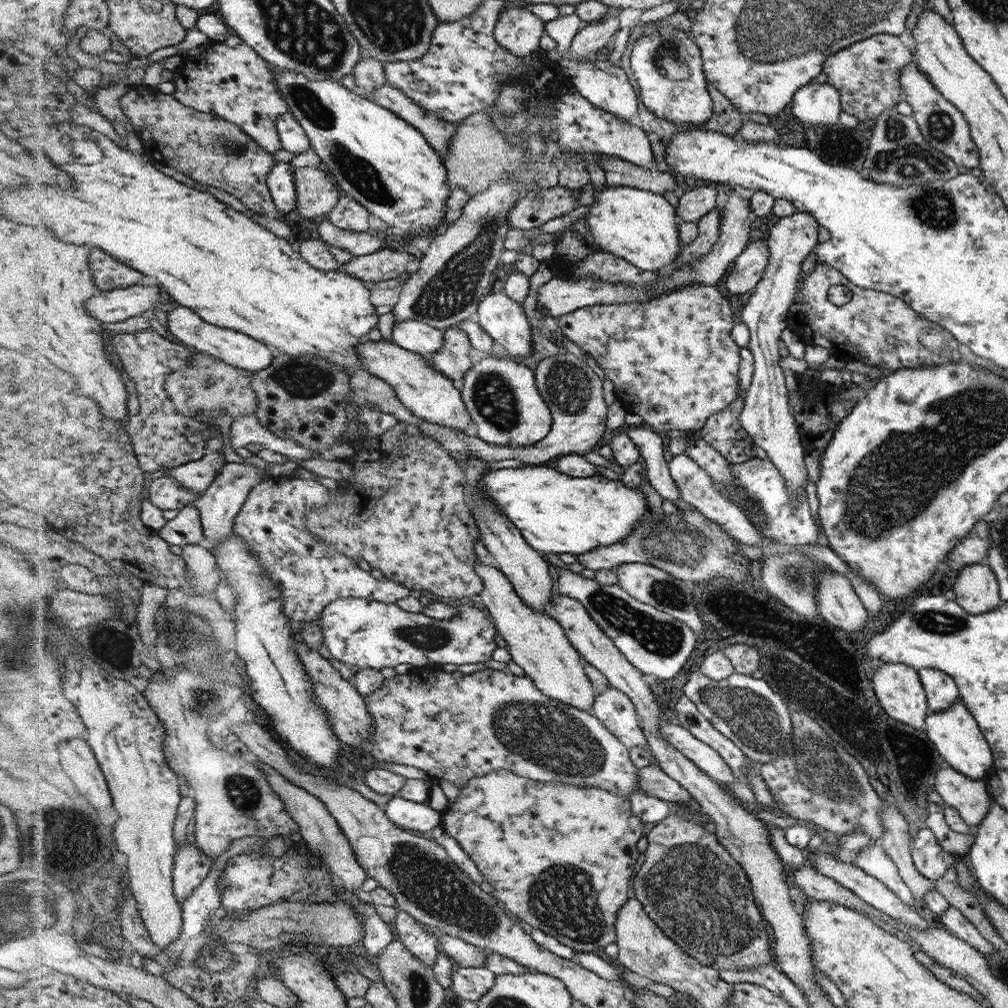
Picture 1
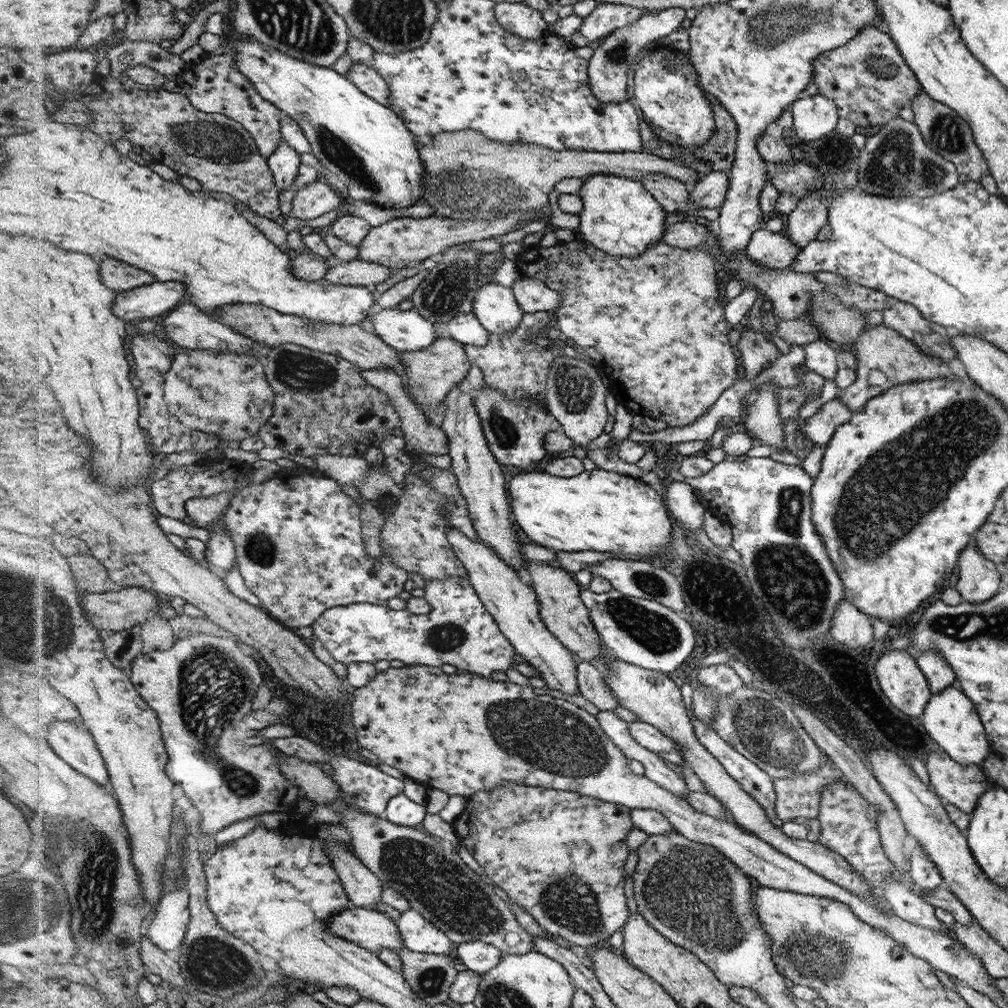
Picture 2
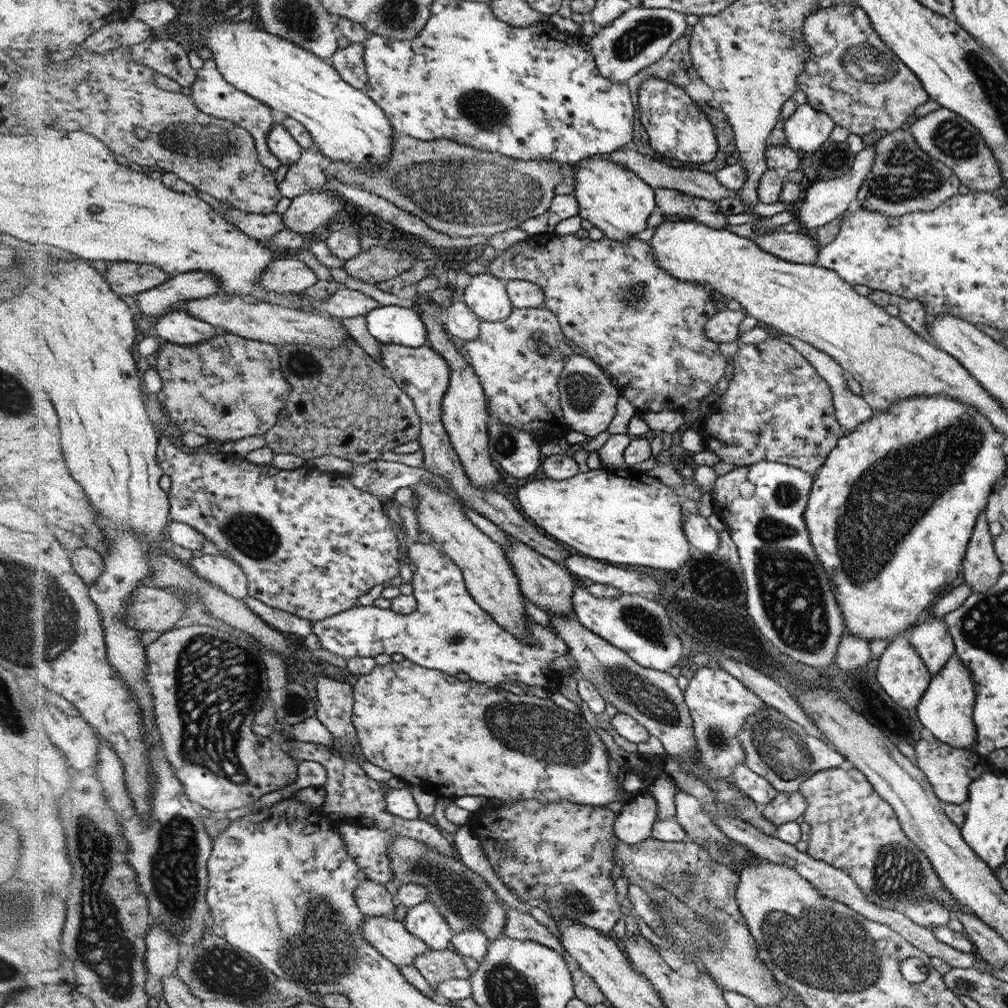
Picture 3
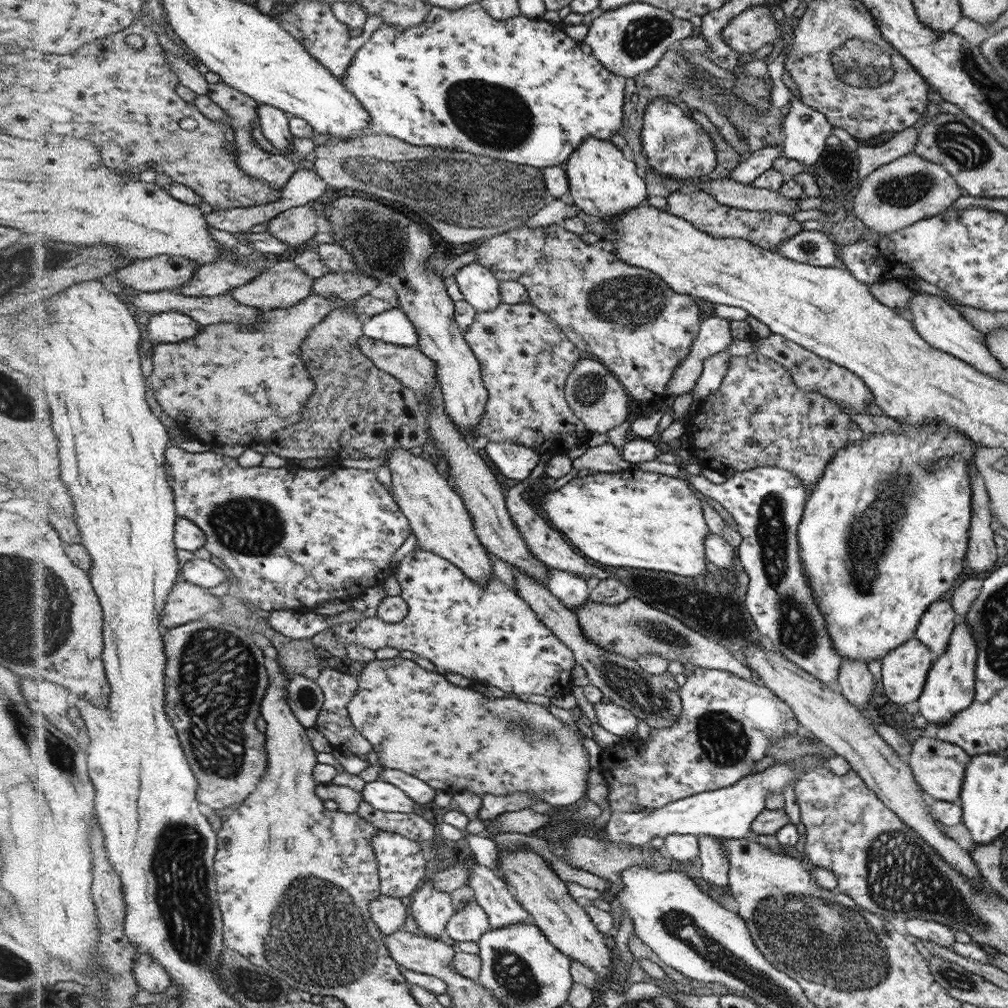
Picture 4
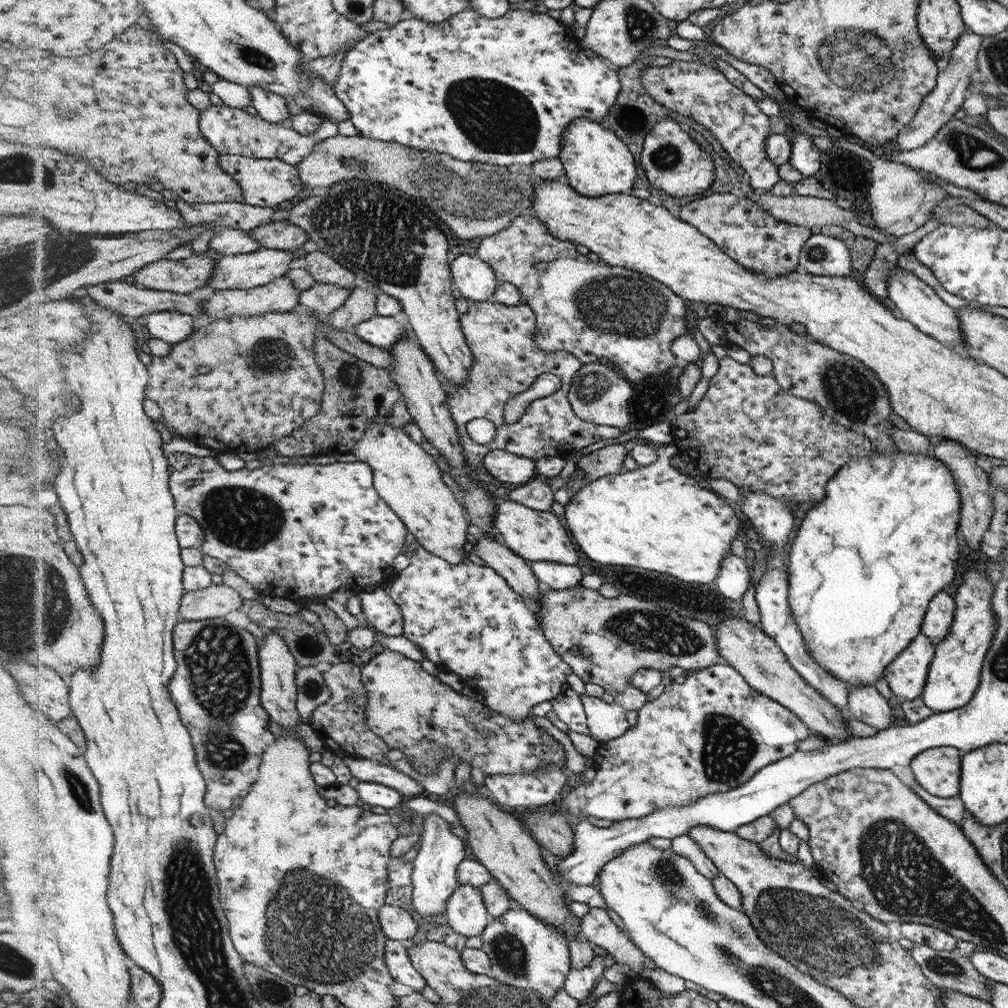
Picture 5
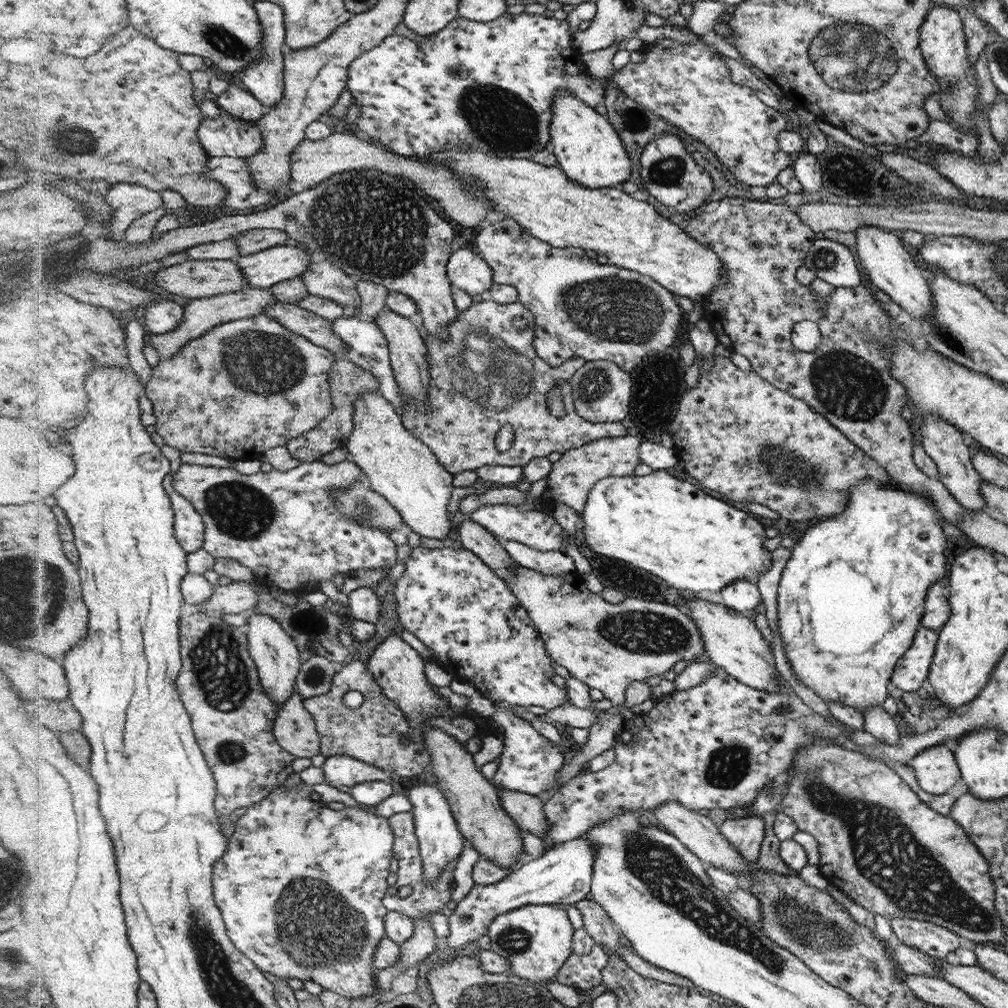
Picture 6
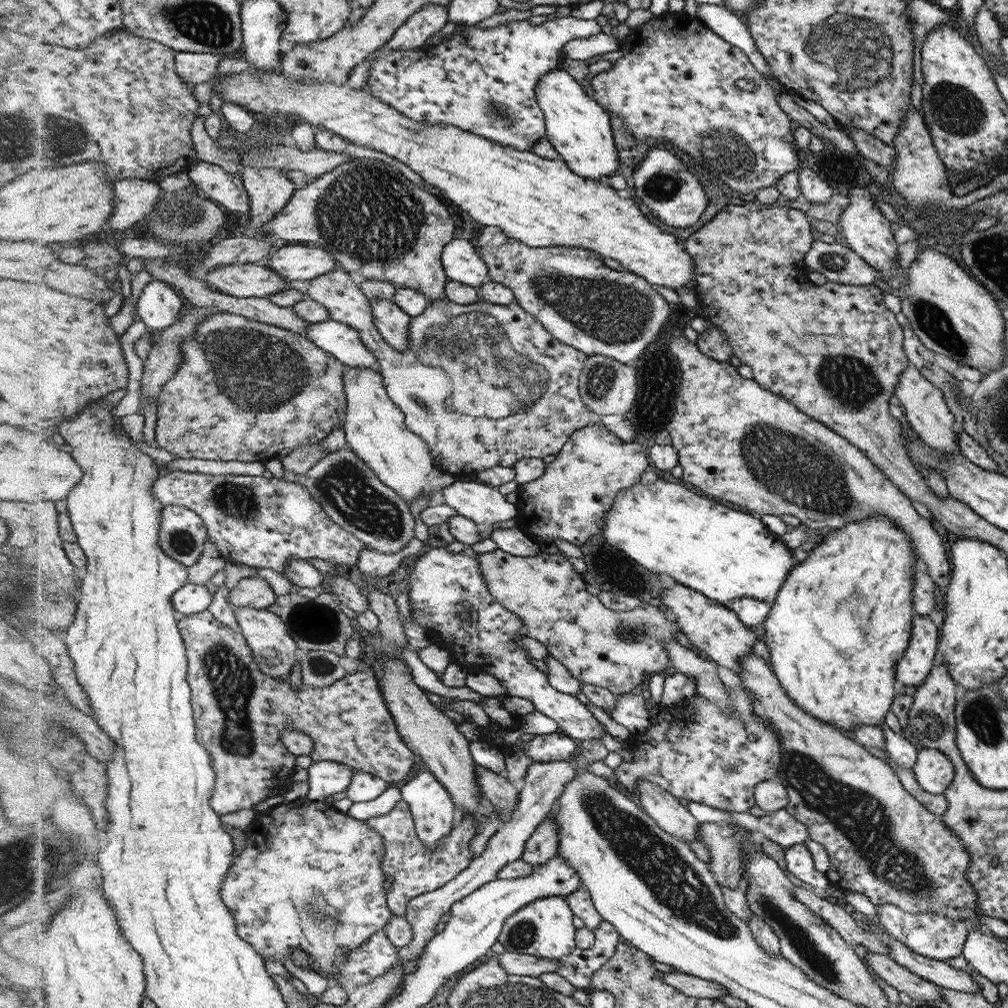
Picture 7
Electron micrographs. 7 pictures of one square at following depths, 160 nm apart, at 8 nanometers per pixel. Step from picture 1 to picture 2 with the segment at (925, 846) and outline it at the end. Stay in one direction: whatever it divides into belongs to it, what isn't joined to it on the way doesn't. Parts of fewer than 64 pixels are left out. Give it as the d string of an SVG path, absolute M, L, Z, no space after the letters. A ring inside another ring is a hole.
M919 844L910 856L909 875L913 880L911 892L914 895L920 896L922 893L928 893L928 891L944 885L940 870L923 852L923 848Z

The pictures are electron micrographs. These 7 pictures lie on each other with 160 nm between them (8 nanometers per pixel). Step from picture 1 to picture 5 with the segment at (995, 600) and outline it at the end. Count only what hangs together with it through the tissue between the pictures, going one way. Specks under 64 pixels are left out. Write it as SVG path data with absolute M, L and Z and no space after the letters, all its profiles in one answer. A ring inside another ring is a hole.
M940 439L938 446L934 448L934 457L948 467L950 473L954 475L956 487L961 495L961 532L964 542L975 552L982 552L982 536L986 532L986 528L990 526L990 518L994 506L992 506L992 498L990 498L990 482L986 472L982 472L982 468L976 464L976 456L970 454L968 448L954 442L954 440Z

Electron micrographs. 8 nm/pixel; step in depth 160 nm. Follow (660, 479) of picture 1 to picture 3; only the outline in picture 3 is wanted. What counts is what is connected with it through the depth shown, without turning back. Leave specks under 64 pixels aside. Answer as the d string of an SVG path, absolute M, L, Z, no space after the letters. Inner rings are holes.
M685 512L685 534L690 544L703 554L713 553L720 547L719 532L708 525L708 520L702 515Z

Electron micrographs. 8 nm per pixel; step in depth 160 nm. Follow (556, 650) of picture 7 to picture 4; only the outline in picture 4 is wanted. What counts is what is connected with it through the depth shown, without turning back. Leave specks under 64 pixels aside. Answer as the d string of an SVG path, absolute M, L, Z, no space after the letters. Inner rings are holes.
M588 597L583 605L573 611L577 614L585 637L608 652L621 654L634 661L641 654L657 654L668 662L676 660L705 669L730 671L743 679L762 684L751 668L740 662L726 647L690 629L678 618L652 607L637 597L629 597L615 605L599 603Z

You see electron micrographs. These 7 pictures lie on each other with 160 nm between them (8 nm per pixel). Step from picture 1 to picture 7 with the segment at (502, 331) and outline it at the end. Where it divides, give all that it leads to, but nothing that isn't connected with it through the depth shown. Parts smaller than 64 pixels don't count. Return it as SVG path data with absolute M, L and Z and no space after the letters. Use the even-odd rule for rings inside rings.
M456 238L445 246L445 252L441 254L441 262L444 264L446 274L450 280L479 288L487 282L489 267L483 258L478 256L476 248L462 238Z

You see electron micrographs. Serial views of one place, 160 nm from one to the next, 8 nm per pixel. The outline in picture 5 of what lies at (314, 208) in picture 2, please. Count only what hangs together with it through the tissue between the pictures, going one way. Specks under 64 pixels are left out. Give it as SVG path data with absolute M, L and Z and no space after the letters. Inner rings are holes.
M280 217L267 225L259 226L250 232L266 249L293 250L302 247L310 239L305 230L286 222Z

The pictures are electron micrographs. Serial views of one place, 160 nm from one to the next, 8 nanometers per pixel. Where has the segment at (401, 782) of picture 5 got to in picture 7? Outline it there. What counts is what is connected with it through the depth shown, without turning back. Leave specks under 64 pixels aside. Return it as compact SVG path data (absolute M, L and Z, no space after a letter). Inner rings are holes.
M329 760L313 761L307 771L309 792L305 801L308 803L325 802L327 796L346 790L356 772L354 768Z

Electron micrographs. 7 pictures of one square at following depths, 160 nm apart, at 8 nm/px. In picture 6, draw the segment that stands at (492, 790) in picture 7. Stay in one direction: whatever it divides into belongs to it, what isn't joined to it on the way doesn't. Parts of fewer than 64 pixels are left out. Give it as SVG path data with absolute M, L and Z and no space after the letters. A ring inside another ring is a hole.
M497 789L497 792L500 794L501 805L510 818L518 823L519 828L545 840L547 830L551 827L547 825L545 817L545 803L538 796L515 790Z

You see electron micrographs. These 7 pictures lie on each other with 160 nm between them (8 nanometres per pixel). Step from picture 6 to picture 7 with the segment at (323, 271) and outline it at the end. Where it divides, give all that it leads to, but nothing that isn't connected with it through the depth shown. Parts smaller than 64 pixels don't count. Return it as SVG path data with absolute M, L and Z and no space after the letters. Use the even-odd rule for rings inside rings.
M337 267L332 272L327 272L318 278L312 279L307 293L310 299L324 305L330 319L336 322L346 323L358 331L358 334L361 335L362 342L369 347L369 350L373 351L373 355L377 358L380 373L384 376L384 382L386 387L388 387L389 397L401 407L402 414L405 414L406 426L414 434L420 435L421 438L429 444L434 464L446 473L452 475L467 474L471 477L475 477L476 474L488 468L512 467L520 458L544 459L546 456L558 455L565 447L565 443L573 436L573 433L585 429L586 426L604 426L604 428L608 428L610 432L614 433L614 436L625 440L625 442L633 442L635 440L634 434L636 434L636 432L633 430L631 423L624 418L623 415L594 414L594 412L590 412L590 410L587 409L585 402L582 400L579 381L581 373L585 368L585 361L588 360L589 355L578 350L576 347L568 346L566 343L554 338L554 335L551 335L550 331L546 330L533 314L524 310L517 302L509 305L491 303L481 299L476 303L470 304L455 303L448 299L431 302L421 315L412 317L411 323L409 324L409 346L405 351L399 351L394 350L394 347L390 346L389 343L382 338L382 334L377 329L373 318L370 298L366 296L361 288L356 286L346 270Z

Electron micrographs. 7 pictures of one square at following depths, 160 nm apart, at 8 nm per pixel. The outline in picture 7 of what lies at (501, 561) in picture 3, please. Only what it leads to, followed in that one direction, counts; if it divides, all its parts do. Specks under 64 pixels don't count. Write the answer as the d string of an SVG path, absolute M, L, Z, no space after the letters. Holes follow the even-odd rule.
M346 367L344 370L345 397L348 399L348 408L344 416L343 429L346 433L348 448L358 455L378 476L382 484L386 484L402 497L411 506L418 496L432 496L455 484L456 476L450 476L434 464L429 444L414 434L405 423L405 414L402 414L401 407L389 397L388 387L384 382L384 376L370 367Z

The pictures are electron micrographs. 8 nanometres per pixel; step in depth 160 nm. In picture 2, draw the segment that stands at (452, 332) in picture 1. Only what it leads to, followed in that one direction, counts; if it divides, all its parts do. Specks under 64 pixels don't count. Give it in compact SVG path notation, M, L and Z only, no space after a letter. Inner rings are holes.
M440 337L426 349L398 352L403 366L403 385L426 413L432 410L432 406L438 406L445 400L445 396L465 378L472 367L463 346L462 342L451 337Z

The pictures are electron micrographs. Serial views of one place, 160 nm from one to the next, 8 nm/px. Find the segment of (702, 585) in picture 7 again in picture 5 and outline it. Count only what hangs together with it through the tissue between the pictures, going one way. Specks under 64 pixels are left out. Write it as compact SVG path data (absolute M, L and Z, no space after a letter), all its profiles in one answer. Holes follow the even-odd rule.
M674 444L655 445L658 460L631 472L612 474L584 485L578 493L571 494L566 505L566 524L588 559L604 566L638 566L660 574L670 574L678 580L692 584L714 584L721 572L722 559L732 552L732 542L744 528L742 516L724 504L710 490L704 490L699 480L686 475L673 463L680 455Z

